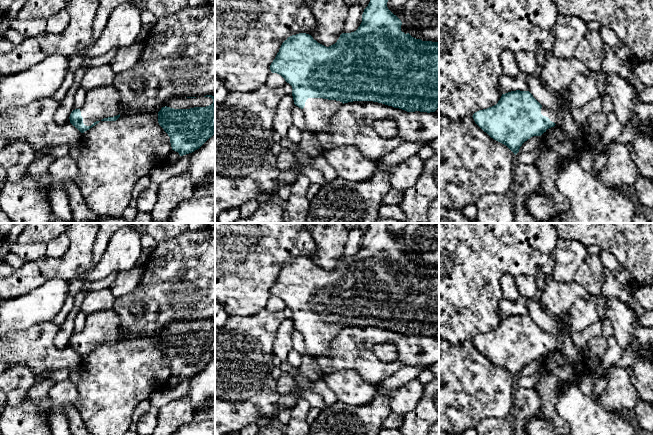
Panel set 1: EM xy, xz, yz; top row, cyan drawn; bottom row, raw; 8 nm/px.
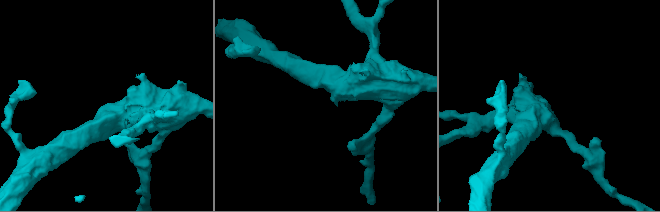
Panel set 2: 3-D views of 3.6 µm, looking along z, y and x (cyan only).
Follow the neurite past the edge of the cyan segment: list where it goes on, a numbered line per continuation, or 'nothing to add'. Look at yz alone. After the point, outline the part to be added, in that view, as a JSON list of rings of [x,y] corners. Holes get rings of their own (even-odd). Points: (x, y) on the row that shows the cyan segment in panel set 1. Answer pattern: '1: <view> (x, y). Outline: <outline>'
1: yz (554, 116). Outline: [[[543,106],[541,108],[541,114],[548,117],[550,121],[554,122],[555,124],[560,120],[562,116],[562,113],[560,111],[549,110]]]

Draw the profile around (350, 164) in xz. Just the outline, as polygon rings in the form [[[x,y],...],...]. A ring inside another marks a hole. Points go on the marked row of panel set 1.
[[[341,146],[323,153],[338,177],[351,182],[369,180],[377,170],[379,160],[365,157],[355,146]]]

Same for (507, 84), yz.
[[[520,72],[515,78],[503,74],[499,81],[498,91],[505,94],[516,90],[528,91],[527,74]]]

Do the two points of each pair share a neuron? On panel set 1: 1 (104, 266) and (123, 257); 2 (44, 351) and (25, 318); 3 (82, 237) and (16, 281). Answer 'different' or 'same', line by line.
1: same
2: different
3: same

